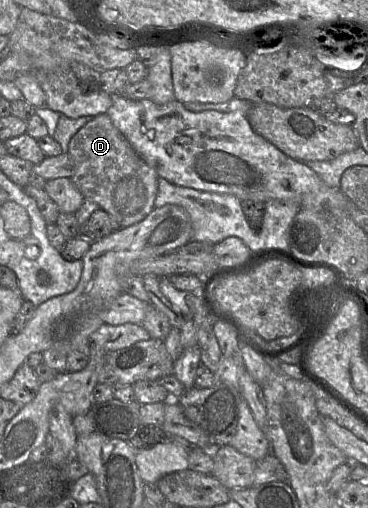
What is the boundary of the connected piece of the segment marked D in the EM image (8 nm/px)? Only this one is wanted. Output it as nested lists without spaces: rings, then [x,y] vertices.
[[[107,113],[95,116],[71,138],[68,154],[74,165],[71,180],[85,199],[97,203],[121,228],[137,224],[155,208],[158,175],[113,125]]]

